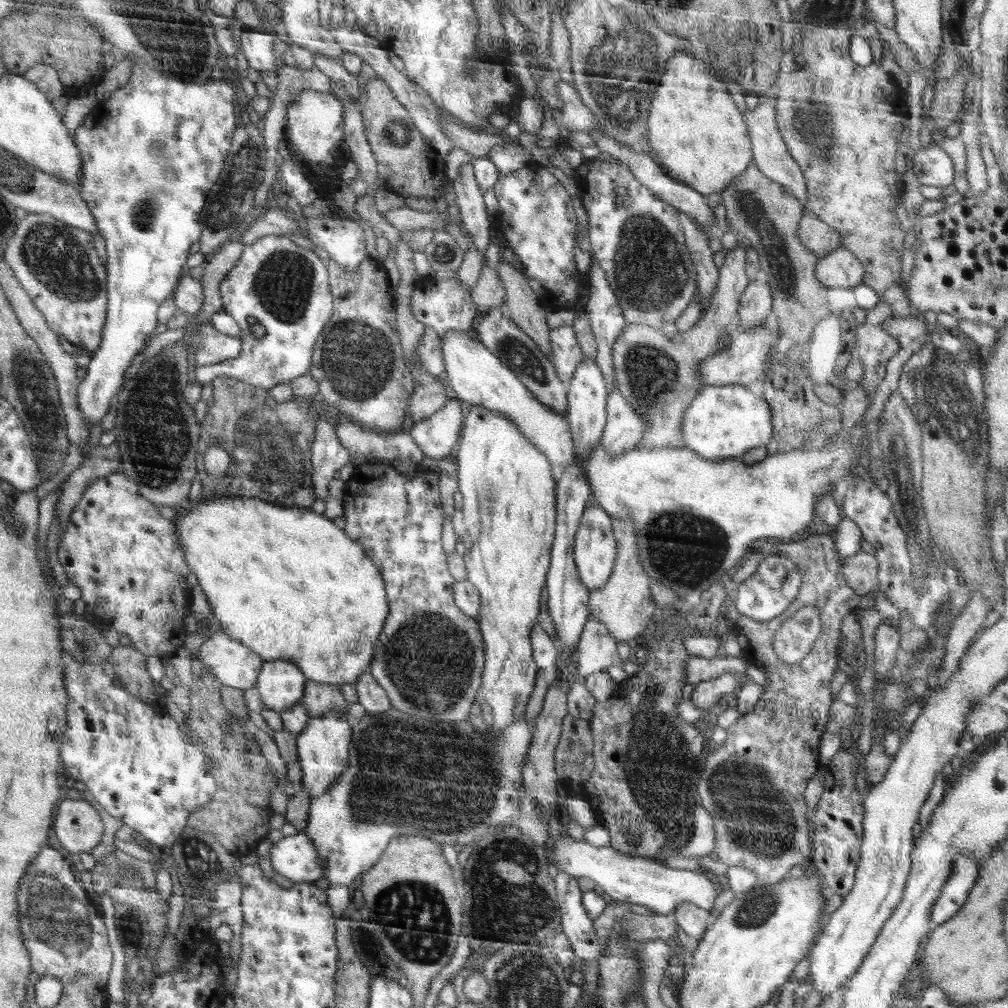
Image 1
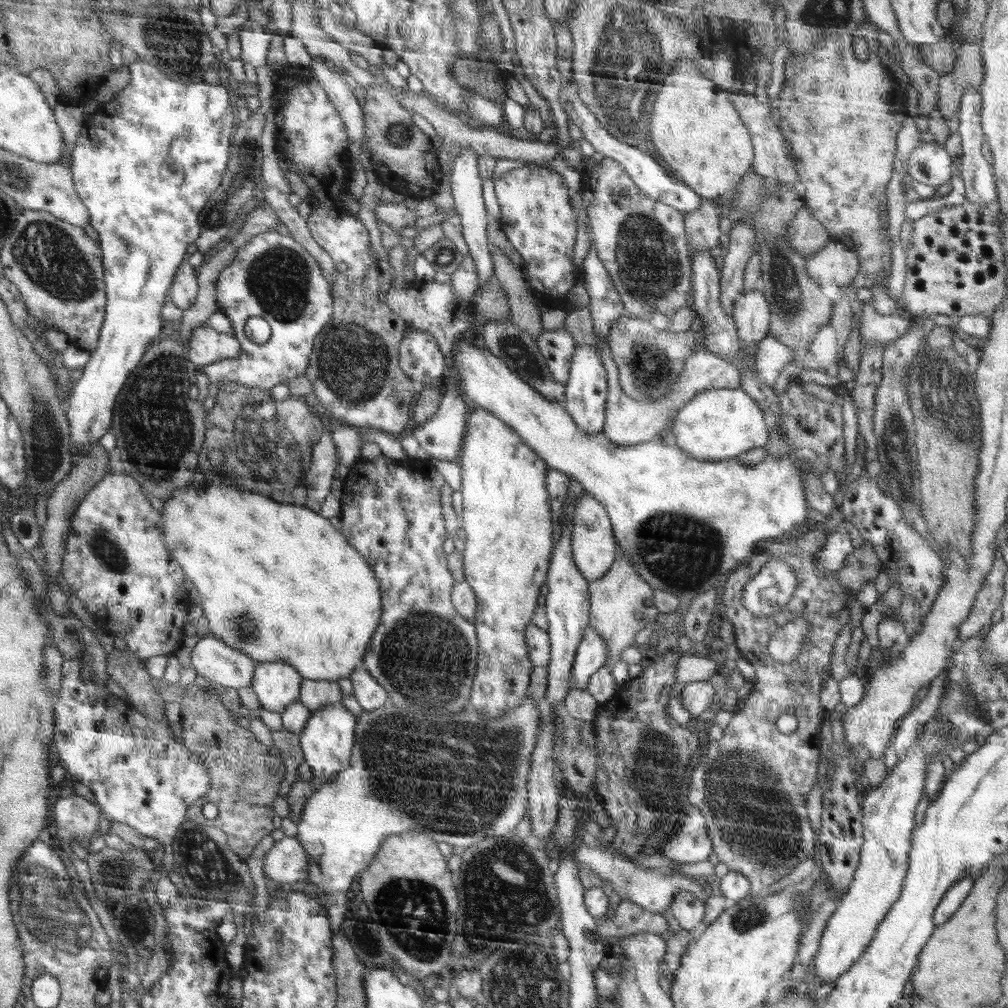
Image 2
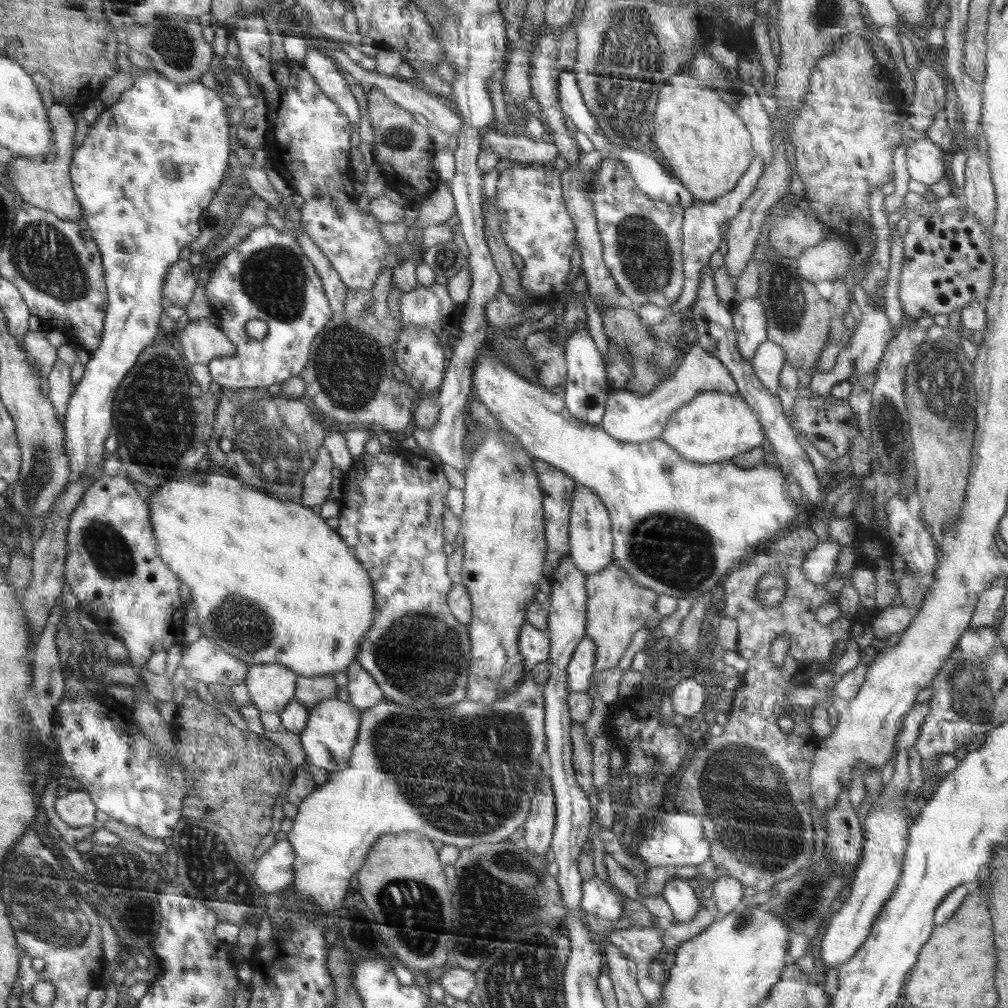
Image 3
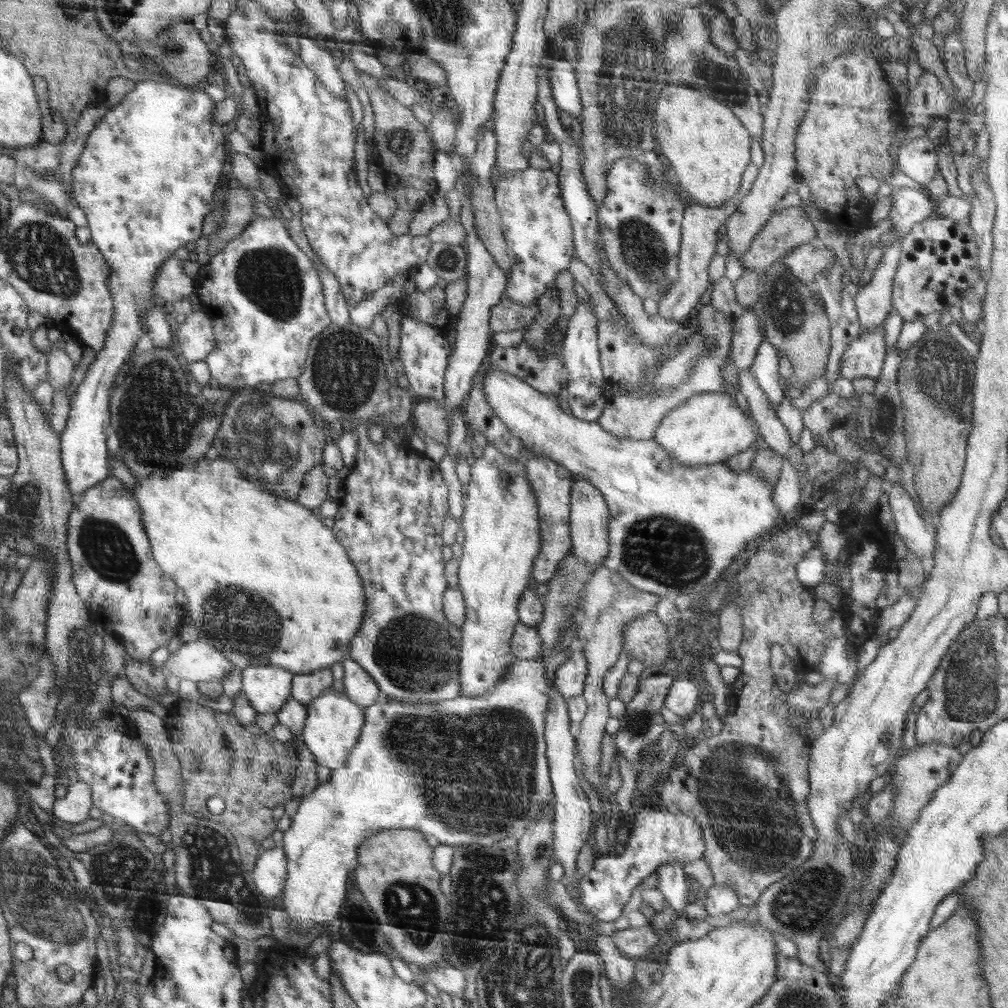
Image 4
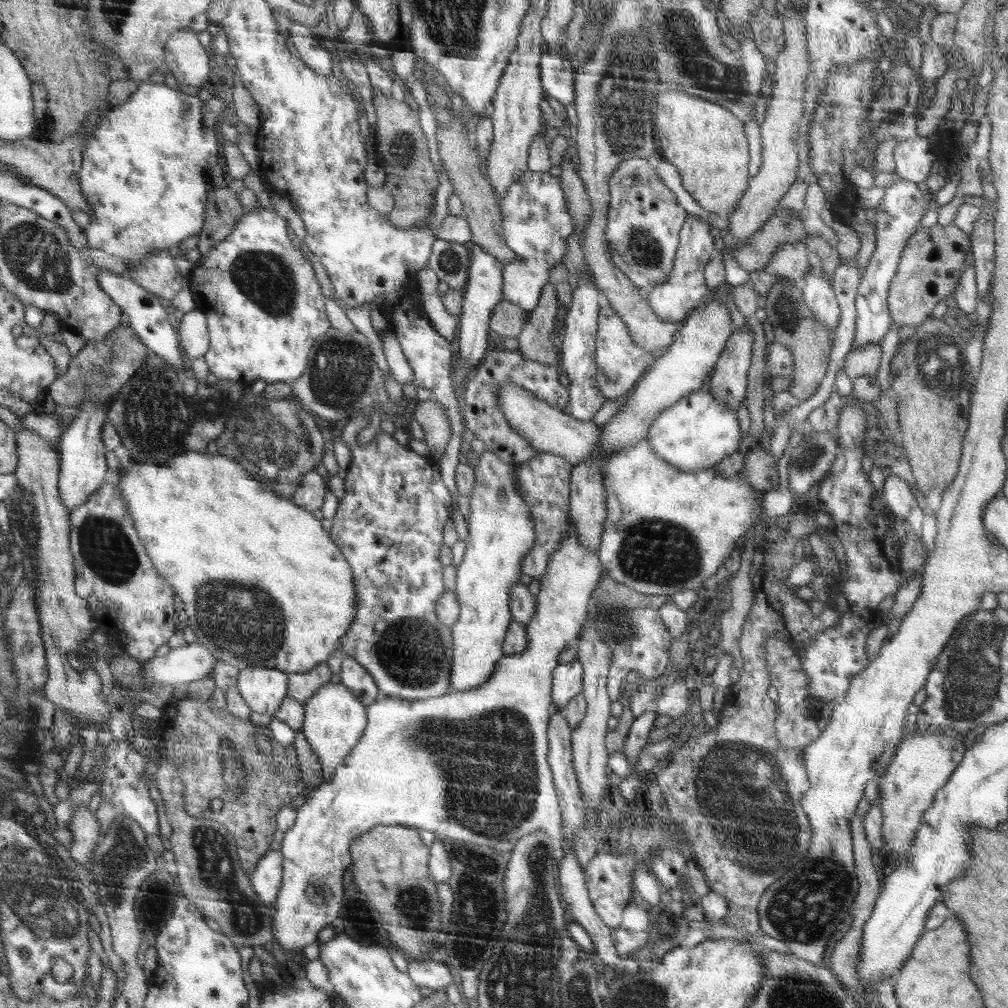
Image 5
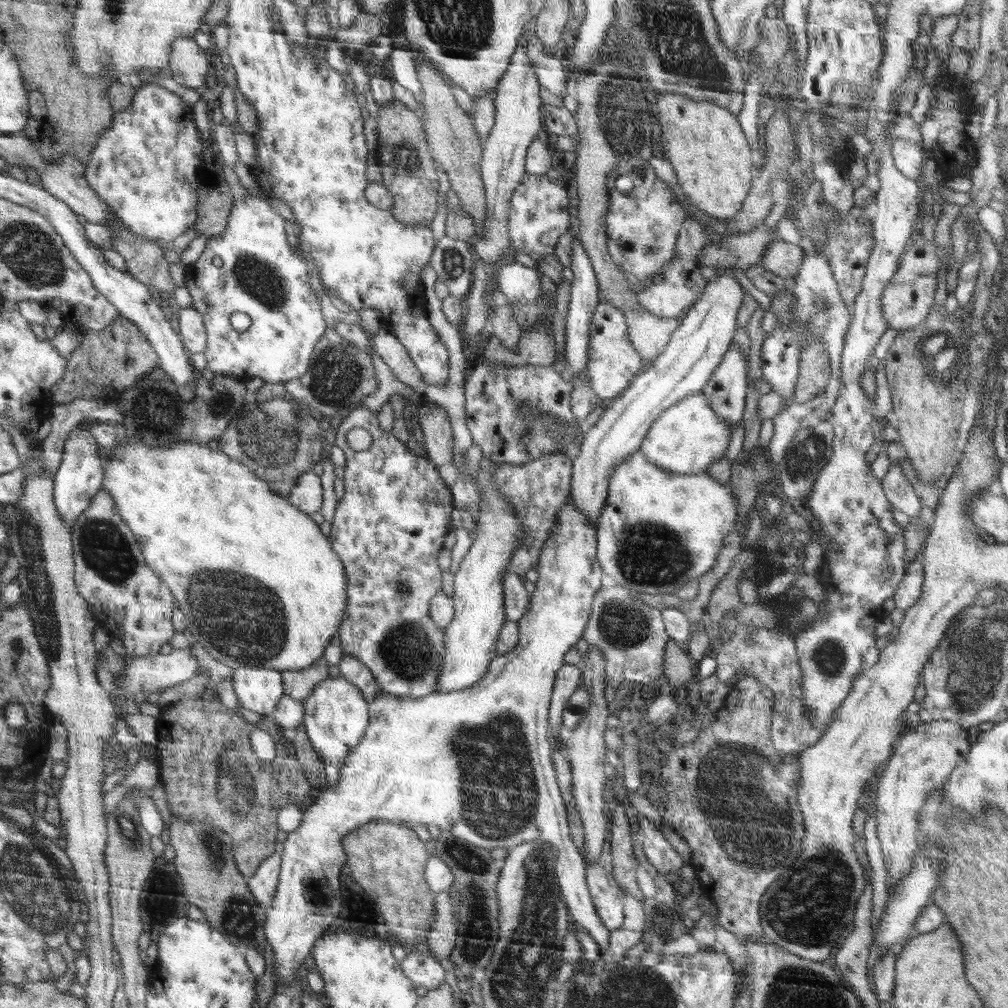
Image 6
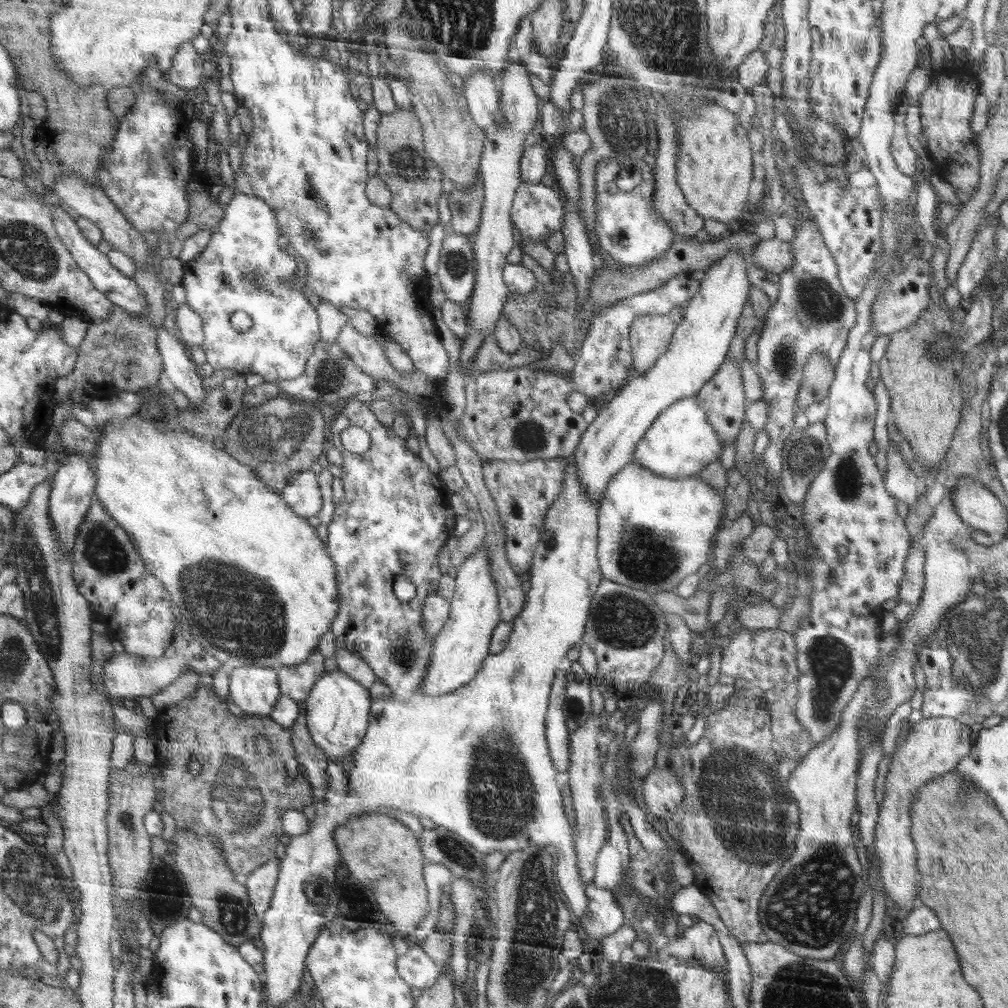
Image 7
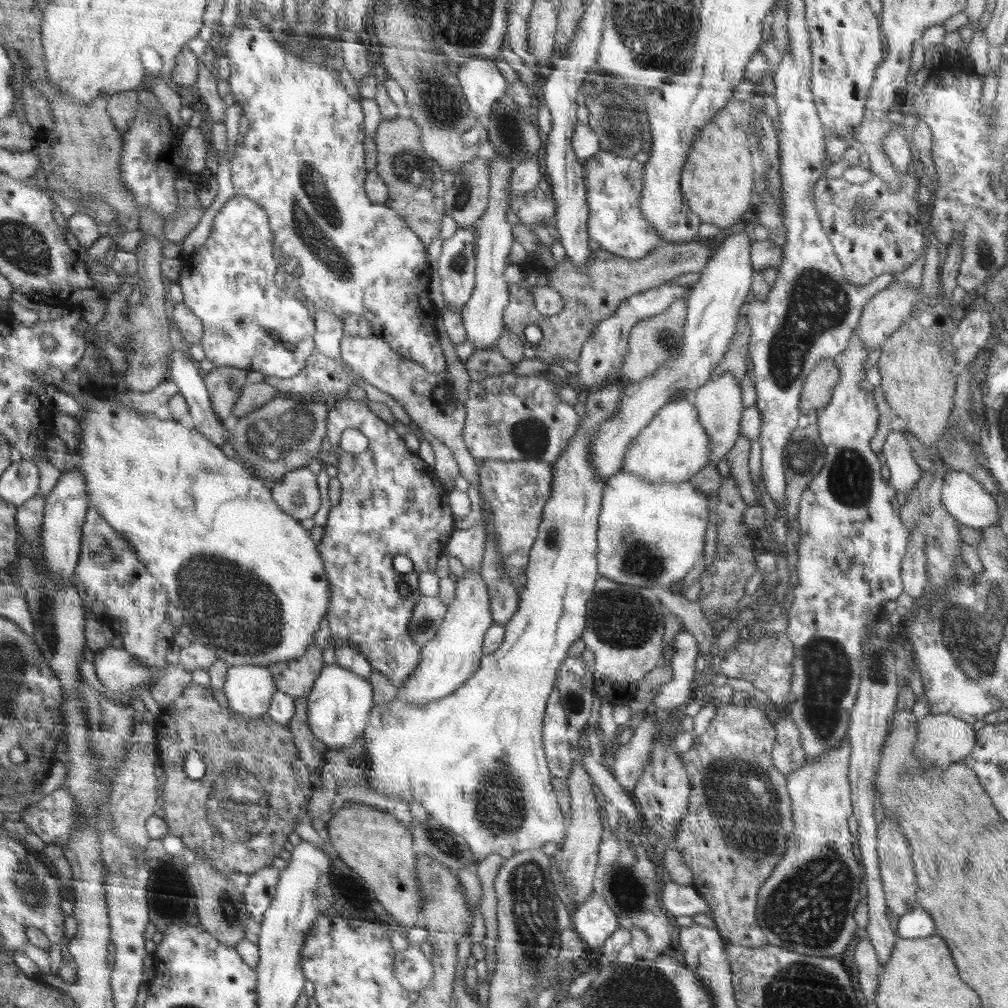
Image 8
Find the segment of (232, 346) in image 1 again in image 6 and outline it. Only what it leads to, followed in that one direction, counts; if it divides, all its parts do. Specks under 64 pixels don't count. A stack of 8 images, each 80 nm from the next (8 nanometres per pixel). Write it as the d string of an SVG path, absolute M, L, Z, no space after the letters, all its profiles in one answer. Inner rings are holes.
M181 308L178 311L178 332L189 355L204 353L207 345L203 316L195 308Z

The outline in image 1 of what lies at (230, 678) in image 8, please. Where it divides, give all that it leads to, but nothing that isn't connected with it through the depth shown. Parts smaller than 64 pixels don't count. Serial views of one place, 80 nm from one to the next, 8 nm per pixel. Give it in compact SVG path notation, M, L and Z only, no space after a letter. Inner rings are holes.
M267 661L260 670L255 688L266 709L281 713L302 701L307 679L295 663Z

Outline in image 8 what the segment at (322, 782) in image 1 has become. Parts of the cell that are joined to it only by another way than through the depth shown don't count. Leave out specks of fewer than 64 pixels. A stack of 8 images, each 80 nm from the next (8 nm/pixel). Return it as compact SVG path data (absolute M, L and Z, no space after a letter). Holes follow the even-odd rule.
M338 663L325 664L322 672L316 680L314 689L307 697L307 715L310 730L317 739L320 739L328 748L339 749L351 745L358 737L362 737L367 728L366 718L371 716L372 710L372 686L368 680L364 680L359 674L341 667Z

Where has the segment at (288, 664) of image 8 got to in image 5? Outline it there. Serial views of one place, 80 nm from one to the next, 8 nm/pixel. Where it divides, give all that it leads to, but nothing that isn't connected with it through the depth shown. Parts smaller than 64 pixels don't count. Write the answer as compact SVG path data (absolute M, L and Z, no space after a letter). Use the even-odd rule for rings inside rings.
M324 662L303 673L288 674L290 686L287 697L302 703L312 699L324 685L330 683L332 673L331 667Z

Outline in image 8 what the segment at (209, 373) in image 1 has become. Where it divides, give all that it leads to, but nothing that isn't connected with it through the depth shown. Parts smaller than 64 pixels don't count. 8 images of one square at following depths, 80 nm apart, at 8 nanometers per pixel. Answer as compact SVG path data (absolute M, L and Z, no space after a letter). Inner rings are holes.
M235 194L225 203L213 219L205 244L183 260L177 283L183 292L183 303L202 321L204 332L199 342L205 358L216 367L257 370L268 377L295 377L315 351L315 321L311 307L289 289L288 300L276 300L276 279L283 274L285 259L274 248L268 212L242 195ZM272 329L278 332L280 341L270 338L268 330Z

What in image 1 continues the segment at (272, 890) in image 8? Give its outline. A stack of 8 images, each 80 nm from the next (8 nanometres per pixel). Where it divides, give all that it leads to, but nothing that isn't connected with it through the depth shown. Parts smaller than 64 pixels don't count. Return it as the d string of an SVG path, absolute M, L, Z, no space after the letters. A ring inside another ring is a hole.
M304 832L275 842L269 853L273 872L294 882L314 882L324 877L322 857L312 838Z

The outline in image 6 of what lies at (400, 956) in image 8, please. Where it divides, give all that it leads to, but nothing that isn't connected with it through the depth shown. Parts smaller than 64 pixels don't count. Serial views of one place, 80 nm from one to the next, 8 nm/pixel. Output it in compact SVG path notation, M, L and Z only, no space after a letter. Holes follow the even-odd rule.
M423 947L409 951L400 966L403 966L403 971L416 987L432 990L445 982L445 972L439 960Z

